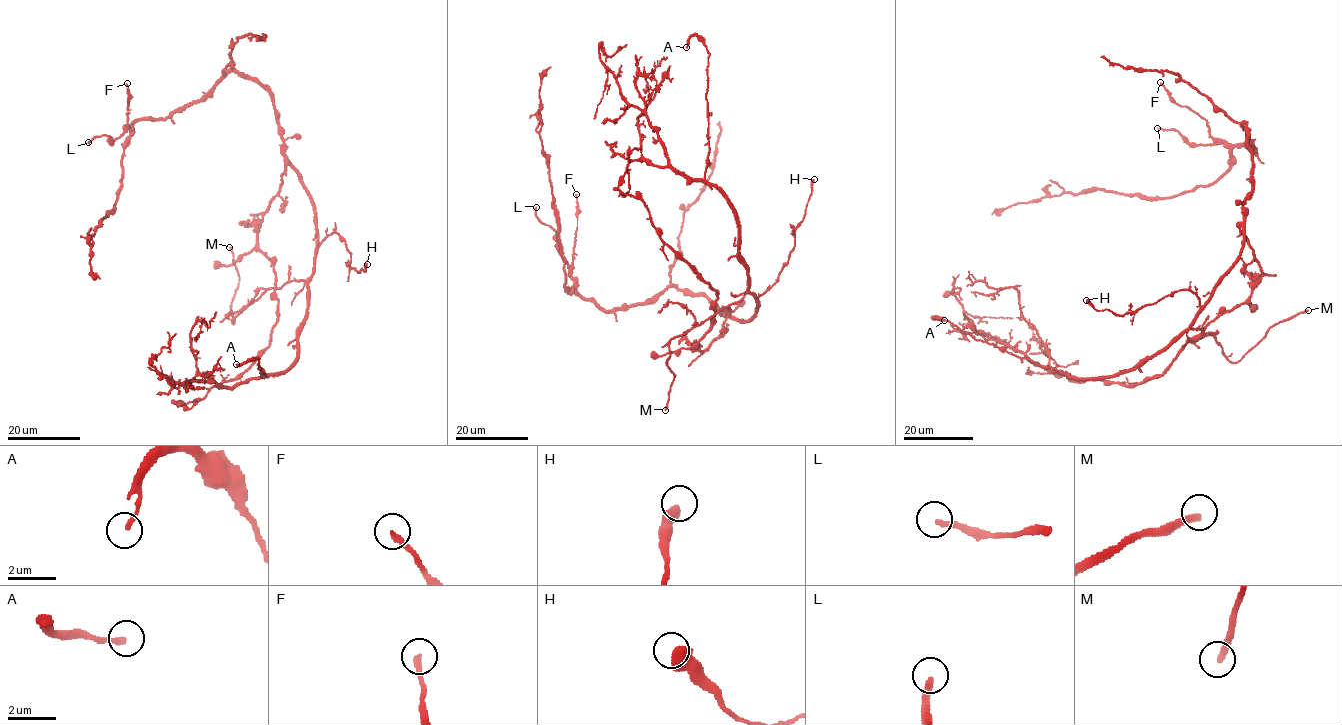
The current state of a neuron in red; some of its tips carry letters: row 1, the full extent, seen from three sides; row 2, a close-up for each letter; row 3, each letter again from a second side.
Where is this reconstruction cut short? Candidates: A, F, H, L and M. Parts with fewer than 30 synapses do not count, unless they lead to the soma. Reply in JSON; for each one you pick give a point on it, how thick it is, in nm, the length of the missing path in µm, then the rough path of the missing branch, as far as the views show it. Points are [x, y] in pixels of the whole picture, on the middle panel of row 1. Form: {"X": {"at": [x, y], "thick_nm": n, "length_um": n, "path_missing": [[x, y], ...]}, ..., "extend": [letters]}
{"F": {"at": [576, 194], "thick_nm": 240, "length_um": 50, "path_missing": [[576, 194], [581, 102], [594, 84], [608, 38]]}, "M": {"at": [665, 410], "thick_nm": 300, "length_um": 20, "path_missing": [[665, 410], [668, 417], [679, 421], [682, 417]]}, "extend": ["F", "M"]}

